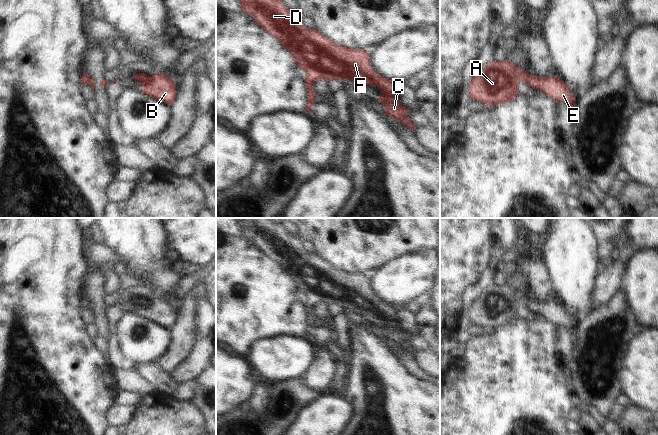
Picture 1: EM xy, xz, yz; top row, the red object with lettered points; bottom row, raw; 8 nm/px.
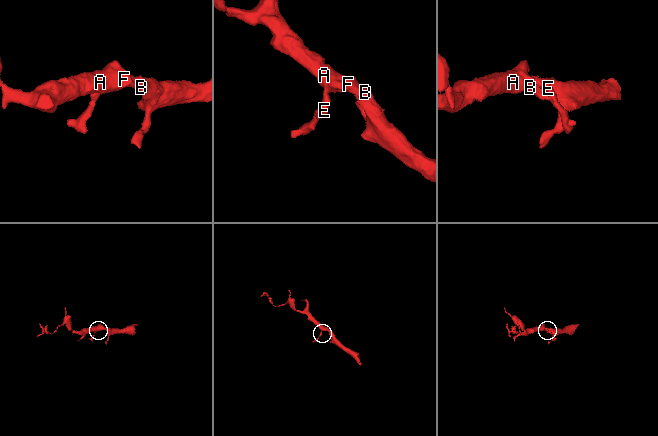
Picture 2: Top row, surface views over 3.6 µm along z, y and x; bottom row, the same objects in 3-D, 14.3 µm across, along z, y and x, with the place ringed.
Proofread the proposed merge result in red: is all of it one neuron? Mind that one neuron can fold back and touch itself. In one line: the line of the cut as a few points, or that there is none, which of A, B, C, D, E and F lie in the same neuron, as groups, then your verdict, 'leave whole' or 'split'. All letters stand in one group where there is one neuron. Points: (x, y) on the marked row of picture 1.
no cut; A B C D E F; leave whole

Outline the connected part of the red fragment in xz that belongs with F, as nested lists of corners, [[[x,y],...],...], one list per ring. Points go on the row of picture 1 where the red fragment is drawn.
[[[241,0],[239,4],[244,12],[253,17],[255,23],[276,38],[292,53],[292,58],[296,65],[305,71],[304,86],[307,89],[308,98],[305,113],[310,113],[313,103],[317,101],[313,90],[313,82],[318,79],[323,81],[352,79],[371,87],[377,86],[382,93],[377,102],[385,107],[385,115],[391,116],[393,119],[405,124],[412,131],[417,128],[407,117],[408,109],[395,99],[397,83],[384,78],[372,69],[368,51],[349,49],[337,45],[332,40],[324,37],[319,31],[306,28],[301,21],[303,16],[299,12],[287,9],[283,5],[282,0]]]

